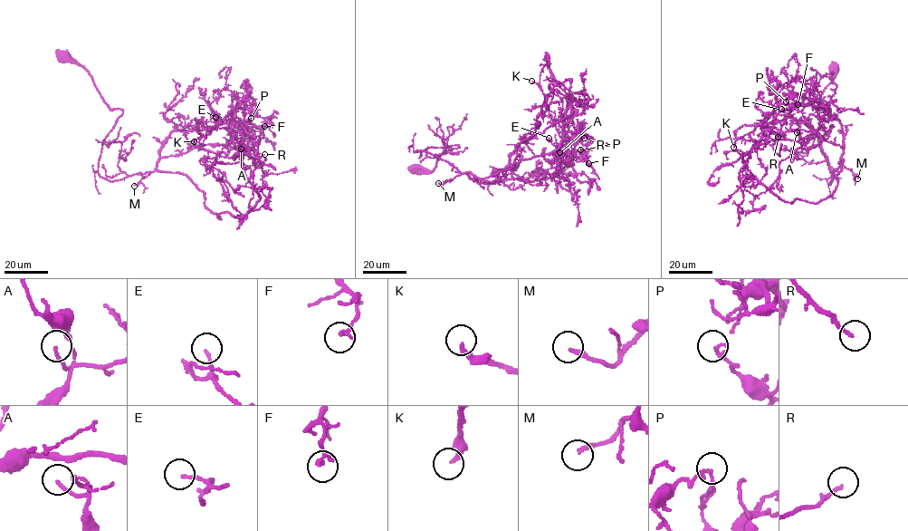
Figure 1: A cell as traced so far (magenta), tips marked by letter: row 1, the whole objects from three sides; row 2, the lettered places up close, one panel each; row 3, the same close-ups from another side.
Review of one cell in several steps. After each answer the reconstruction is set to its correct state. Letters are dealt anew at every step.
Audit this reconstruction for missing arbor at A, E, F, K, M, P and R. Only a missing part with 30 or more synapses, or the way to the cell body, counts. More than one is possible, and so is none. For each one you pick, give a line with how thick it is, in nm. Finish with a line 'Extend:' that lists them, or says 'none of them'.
E: 140 nm
K: 240 nm
M: 200 nm
Extend: E, K, M

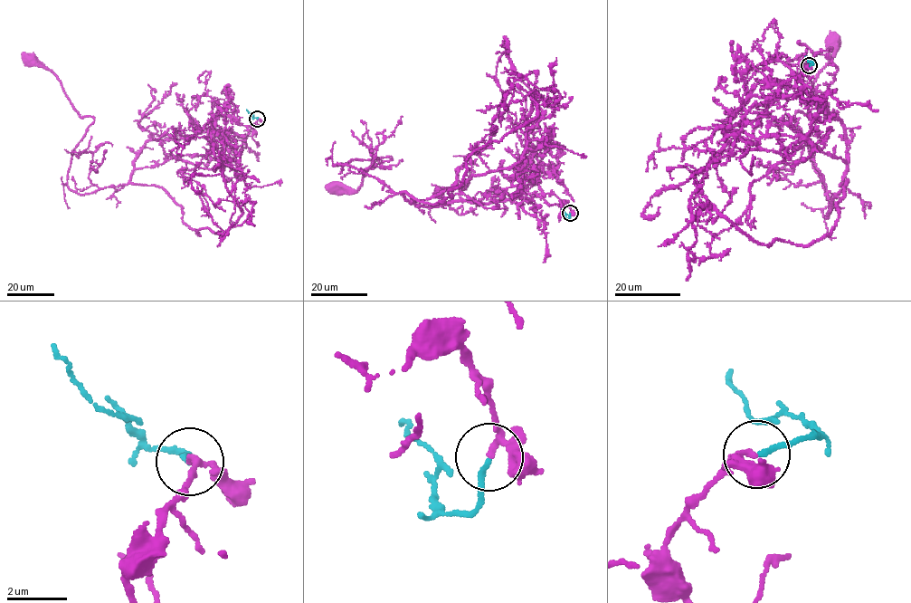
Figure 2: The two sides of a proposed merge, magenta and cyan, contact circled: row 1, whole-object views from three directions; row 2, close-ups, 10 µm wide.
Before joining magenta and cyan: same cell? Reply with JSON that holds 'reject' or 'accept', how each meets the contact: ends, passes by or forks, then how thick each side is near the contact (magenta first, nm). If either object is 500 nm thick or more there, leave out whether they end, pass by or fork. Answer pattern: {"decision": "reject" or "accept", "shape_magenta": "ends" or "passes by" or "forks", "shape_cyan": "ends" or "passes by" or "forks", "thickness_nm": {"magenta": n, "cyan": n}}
{"decision": "accept", "shape_magenta": "passes by", "shape_cyan": "ends", "thickness_nm": {"magenta": 160, "cyan": 170}}

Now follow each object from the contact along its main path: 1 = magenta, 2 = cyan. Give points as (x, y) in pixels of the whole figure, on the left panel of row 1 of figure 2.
1: (257, 118), (242, 140), (213, 128), (147, 140), (128, 183), (80, 195), (68, 173), (94, 119), (30, 59)
2: (257, 118), (246, 109)

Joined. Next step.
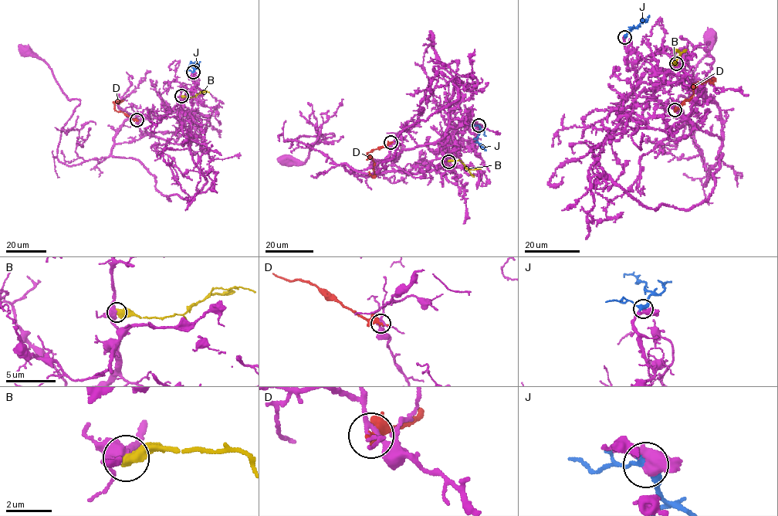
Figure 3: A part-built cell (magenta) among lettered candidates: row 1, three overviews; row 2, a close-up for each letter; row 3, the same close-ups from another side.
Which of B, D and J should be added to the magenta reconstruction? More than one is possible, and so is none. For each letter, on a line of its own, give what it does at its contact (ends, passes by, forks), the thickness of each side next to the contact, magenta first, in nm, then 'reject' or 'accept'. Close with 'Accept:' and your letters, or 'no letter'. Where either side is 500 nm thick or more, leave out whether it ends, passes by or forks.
B: 440/550 nm | reject
D: it passes by | 150/300 nm | reject
J: it passes by | 360/320 nm | accept
Accept: J

